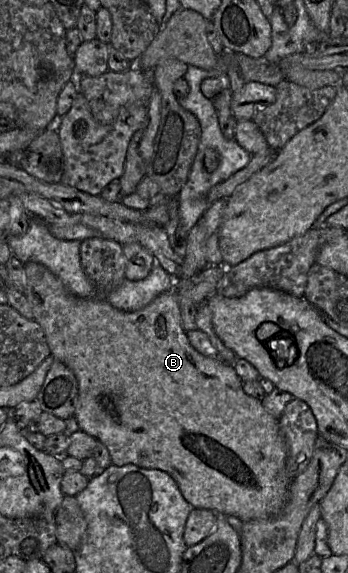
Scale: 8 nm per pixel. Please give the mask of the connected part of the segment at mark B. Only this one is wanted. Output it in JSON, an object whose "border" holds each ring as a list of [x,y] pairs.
{"border":[[[28,262],[23,264],[23,268],[23,294],[31,306],[34,320],[45,334],[50,355],[64,363],[78,381],[78,396],[74,412],[78,428],[108,449],[112,465],[121,467],[133,464],[141,468],[162,470],[173,478],[182,496],[193,508],[210,510],[226,517],[234,516],[242,522],[272,518],[282,511],[288,499],[292,480],[286,470],[286,446],[279,431],[279,420],[264,409],[260,400],[243,391],[243,381],[237,375],[234,364],[227,364],[219,358],[204,356],[190,344],[181,322],[177,297],[179,286],[174,286],[171,291],[160,294],[138,311],[126,312],[114,308],[104,295],[96,298],[80,298],[71,294],[62,281],[42,264]]]}

